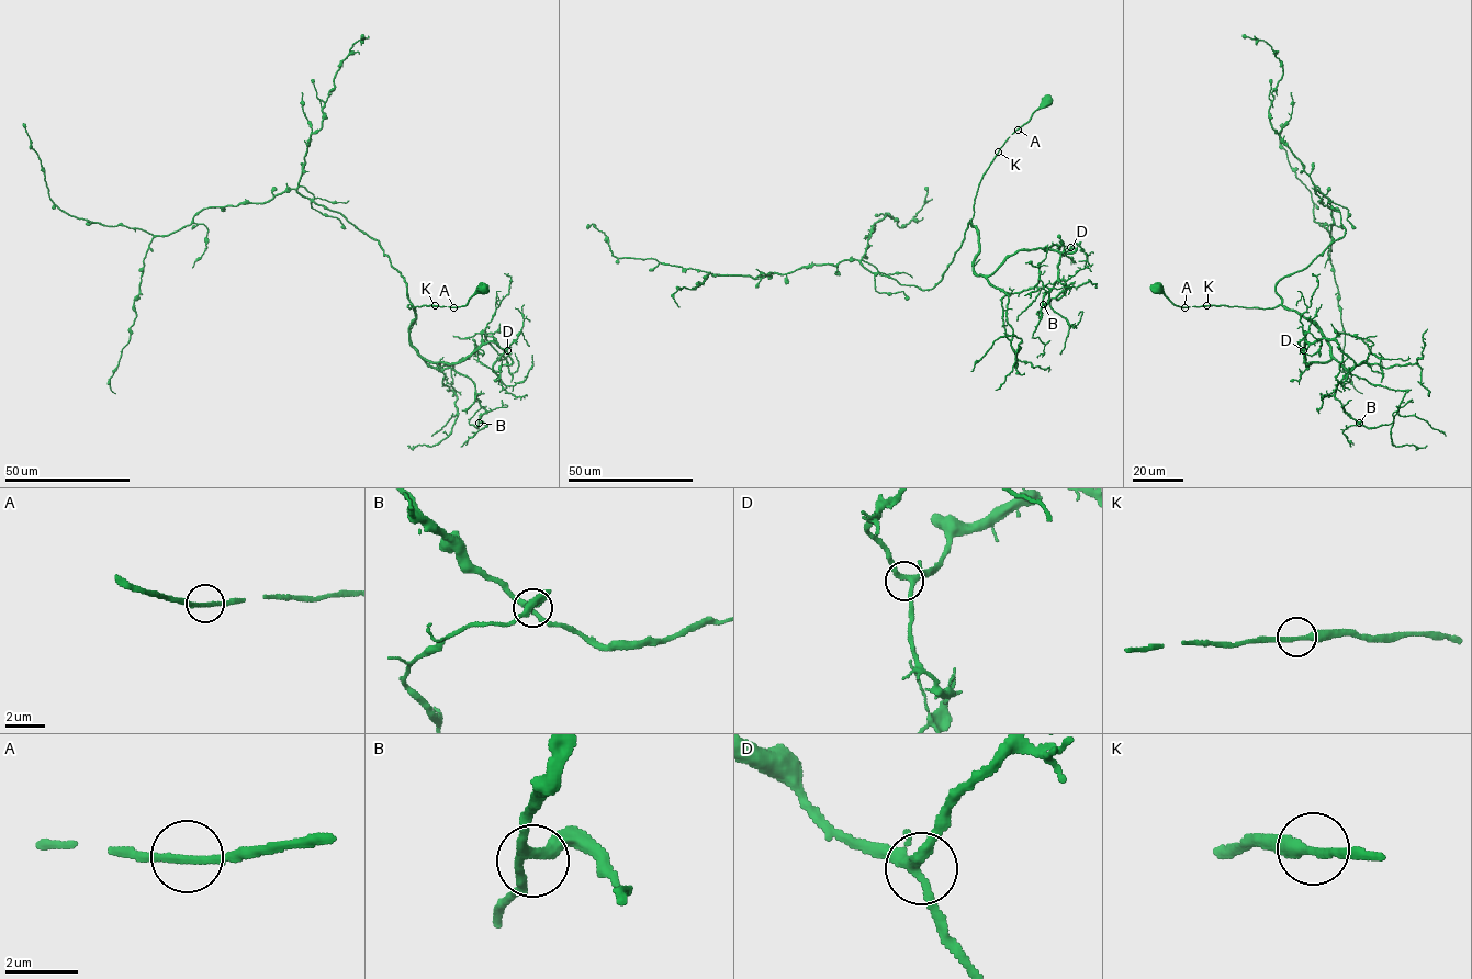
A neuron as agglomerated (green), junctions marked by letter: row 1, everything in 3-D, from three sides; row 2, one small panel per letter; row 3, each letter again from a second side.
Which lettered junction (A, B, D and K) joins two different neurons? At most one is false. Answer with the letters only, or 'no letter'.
no letter

